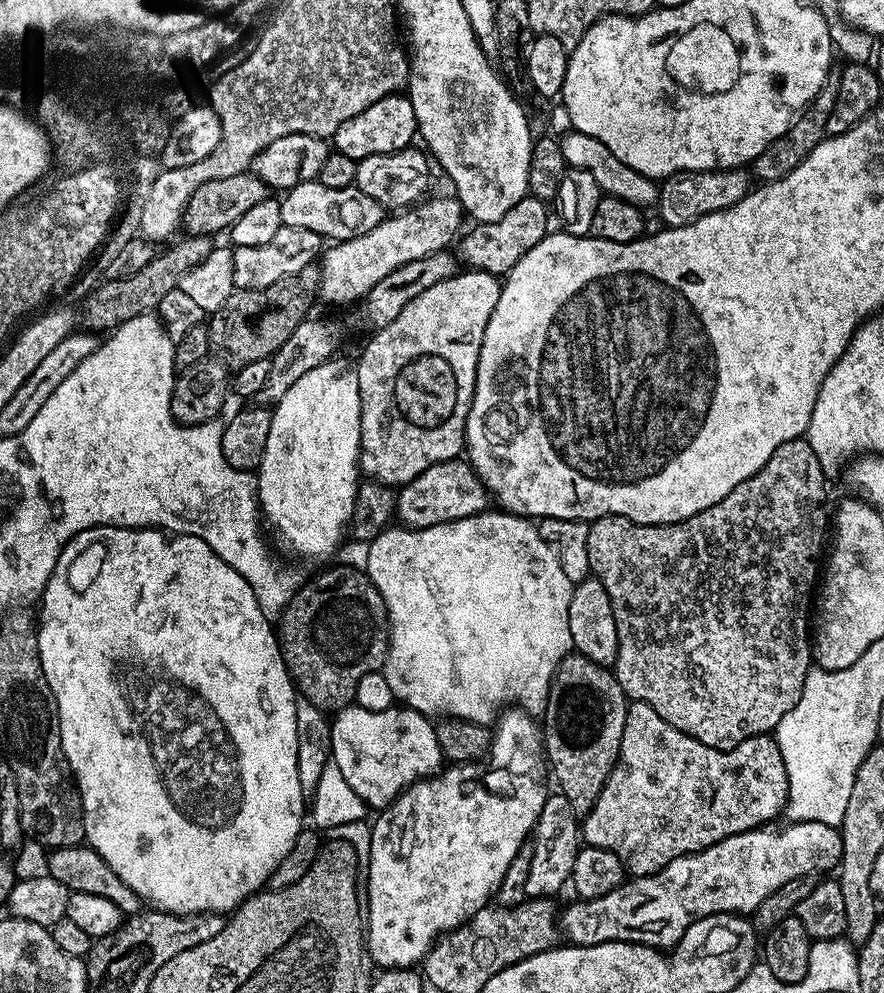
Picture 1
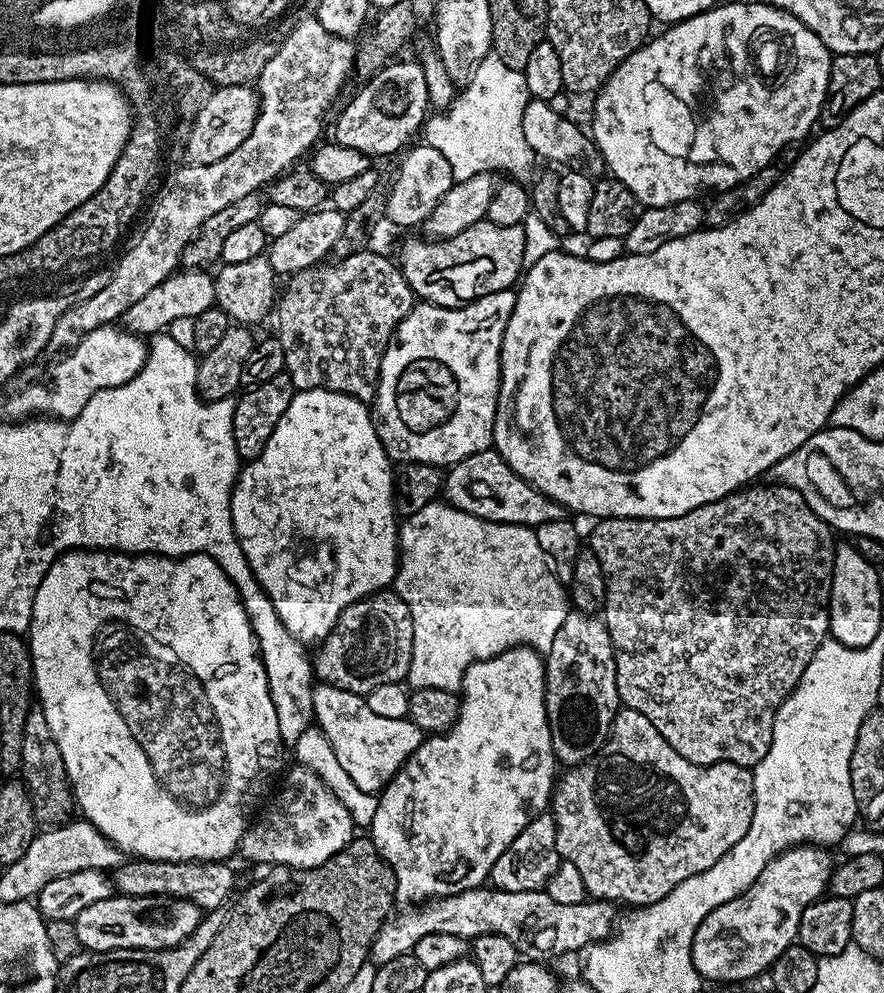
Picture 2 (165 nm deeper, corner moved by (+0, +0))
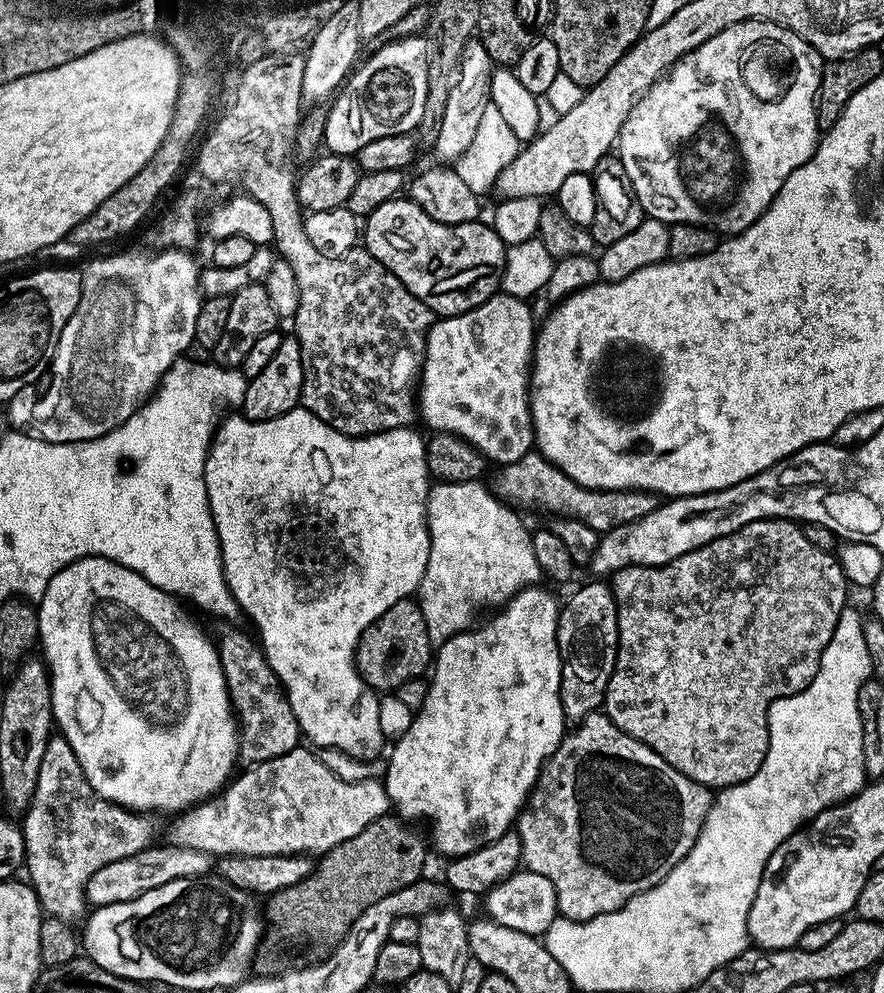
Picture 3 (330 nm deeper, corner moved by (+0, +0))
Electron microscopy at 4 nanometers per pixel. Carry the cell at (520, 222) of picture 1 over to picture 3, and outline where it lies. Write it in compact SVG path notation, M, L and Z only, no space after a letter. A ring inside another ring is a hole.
M397 198L366 217L362 244L440 318L474 310L502 288L506 246L488 222L439 224L411 198Z

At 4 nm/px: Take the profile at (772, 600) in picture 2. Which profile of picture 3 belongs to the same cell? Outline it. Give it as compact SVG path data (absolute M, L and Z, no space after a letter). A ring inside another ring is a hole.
M791 520L750 522L742 526L742 530L734 530L734 534L726 534L714 542L706 542L706 546L698 546L698 550L690 550L690 554L682 554L682 558L674 558L674 562L657 568L631 564L629 568L612 573L610 587L616 603L618 642L616 665L604 692L602 711L612 719L614 726L630 734L630 738L638 738L638 742L650 746L650 750L670 762L674 770L713 790L746 782L760 769L768 749L768 708L778 698L801 692L816 677L822 654L838 626L842 610L849 603L850 591L839 559L831 551L819 549L811 543L806 538L803 527Z

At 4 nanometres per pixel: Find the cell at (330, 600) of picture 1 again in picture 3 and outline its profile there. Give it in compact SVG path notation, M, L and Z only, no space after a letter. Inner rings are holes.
M409 598L389 604L378 619L364 627L360 641L356 647L355 666L360 676L373 690L394 690L402 686L402 682L410 682L423 677L429 671L434 660L434 645L430 642L426 630L426 618L422 618L422 610L415 599Z

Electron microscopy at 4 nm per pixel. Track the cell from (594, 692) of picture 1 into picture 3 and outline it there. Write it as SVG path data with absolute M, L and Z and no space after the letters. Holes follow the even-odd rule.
M593 579L584 596L572 596L563 601L558 618L556 641L560 651L560 701L564 719L584 720L604 703L604 692L616 665L618 618L611 587L603 579Z

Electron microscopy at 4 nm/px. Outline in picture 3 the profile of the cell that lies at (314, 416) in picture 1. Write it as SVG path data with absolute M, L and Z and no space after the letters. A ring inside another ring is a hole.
M303 406L269 420L247 420L242 414L228 414L219 421L214 439L204 463L204 481L208 505L214 518L216 533L220 539L220 553L224 563L224 577L238 602L241 613L252 619L256 627L259 647L268 659L280 684L288 693L290 710L298 722L301 733L316 743L317 749L334 748L355 758L375 758L380 747L386 744L382 726L378 723L380 696L360 676L355 666L356 647L364 627L378 619L389 604L409 599L419 589L422 574L426 574L426 562L430 558L430 534L428 533L428 490L430 477L426 466L426 440L415 432L415 427L391 428L372 436L347 436L331 428Z

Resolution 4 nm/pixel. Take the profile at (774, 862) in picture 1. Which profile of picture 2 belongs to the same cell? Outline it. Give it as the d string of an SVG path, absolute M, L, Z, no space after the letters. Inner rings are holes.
M481 886L409 907L401 911L404 912L401 916L396 914L385 920L379 936L372 943L370 956L377 965L382 965L399 955L411 953L418 938L426 938L426 934L454 934L475 938L493 932L514 942L517 953L524 955L525 952L529 961L540 962L545 959L543 956L564 956L567 952L576 951L579 953L590 944L607 940L613 935L617 923L615 910L607 900L587 898L581 904L566 905L556 902L547 890L505 892L492 886Z

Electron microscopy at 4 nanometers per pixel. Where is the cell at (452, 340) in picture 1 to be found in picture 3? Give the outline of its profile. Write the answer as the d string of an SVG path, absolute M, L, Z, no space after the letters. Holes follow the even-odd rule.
M501 290L496 295L482 302L469 312L463 312L457 316L445 316L437 319L428 332L428 341L424 351L424 363L418 373L418 416L422 421L432 427L433 433L448 432L451 436L462 438L470 442L481 454L484 455L493 465L503 466L513 464L522 459L530 451L533 451L536 435L532 429L532 401L530 399L530 377L532 375L532 353L536 351L536 333L538 331L537 321L532 321L532 308L527 299L518 296L509 296L507 292Z

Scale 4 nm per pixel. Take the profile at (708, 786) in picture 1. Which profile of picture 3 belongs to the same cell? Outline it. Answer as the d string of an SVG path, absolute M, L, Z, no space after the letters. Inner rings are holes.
M602 710L592 712L586 719L579 721L576 728L567 733L564 739L554 750L554 754L544 763L544 768L540 772L540 777L536 779L536 785L528 794L528 802L520 809L519 817L514 825L514 830L520 835L522 842L522 864L525 869L534 871L535 874L542 874L553 883L554 890L557 892L557 910L563 919L566 920L593 920L607 912L613 912L622 907L630 898L634 898L639 892L650 890L658 882L686 858L686 854L694 846L702 826L706 822L708 812L712 808L714 799L713 789L708 788L705 784L694 782L686 778L670 762L666 762L657 752L650 750L638 738L630 738L618 726L614 726L612 719Z

